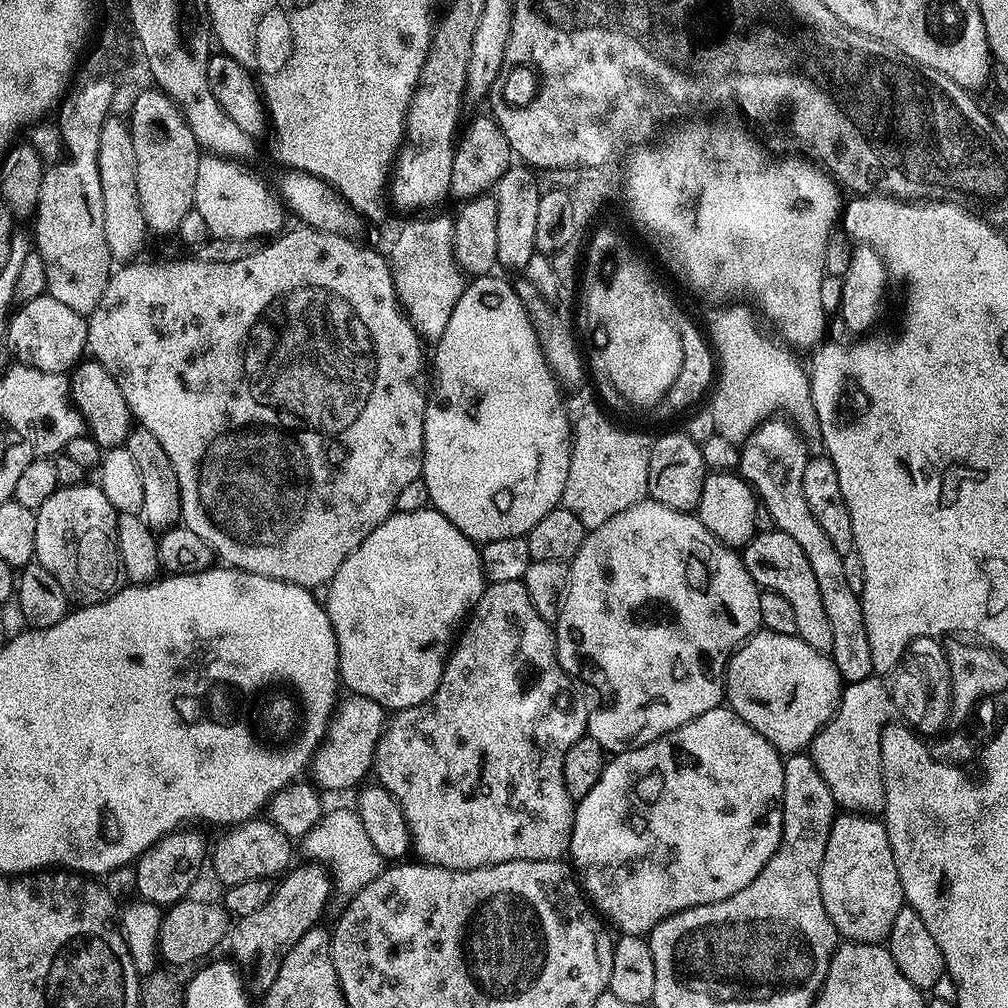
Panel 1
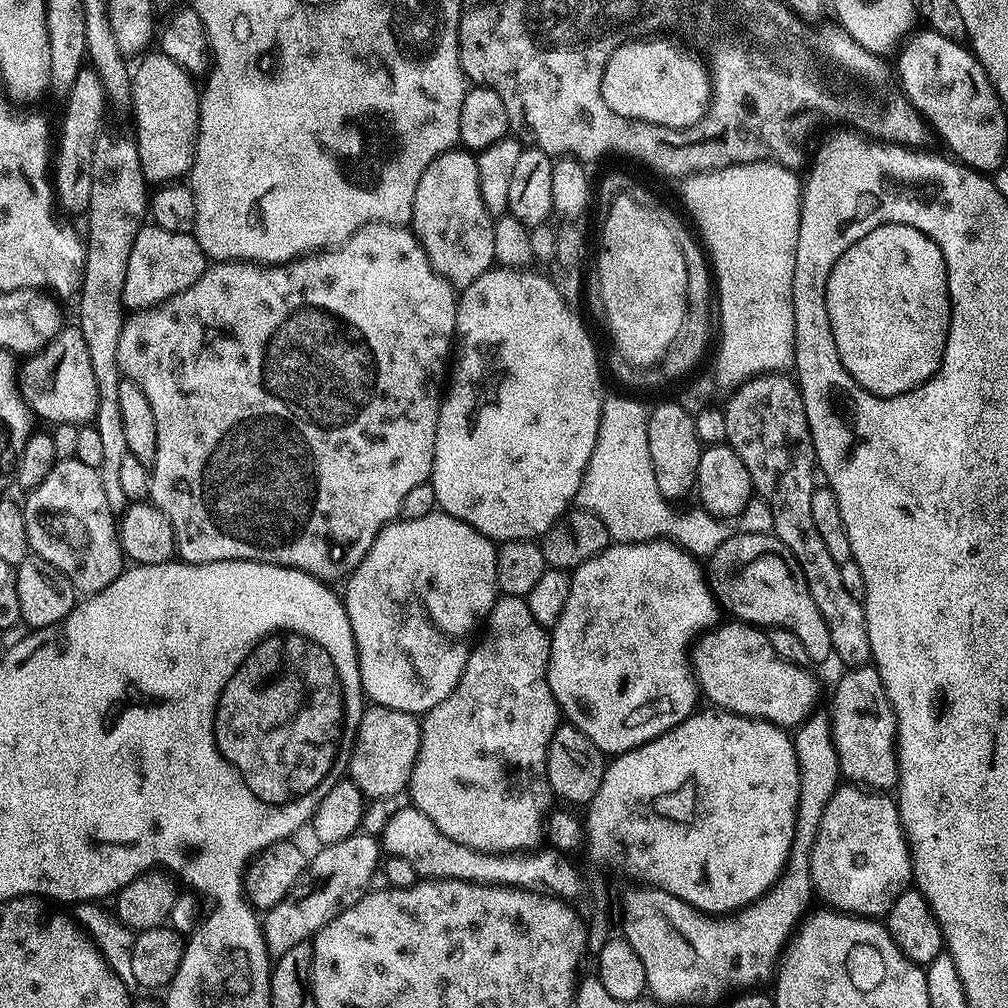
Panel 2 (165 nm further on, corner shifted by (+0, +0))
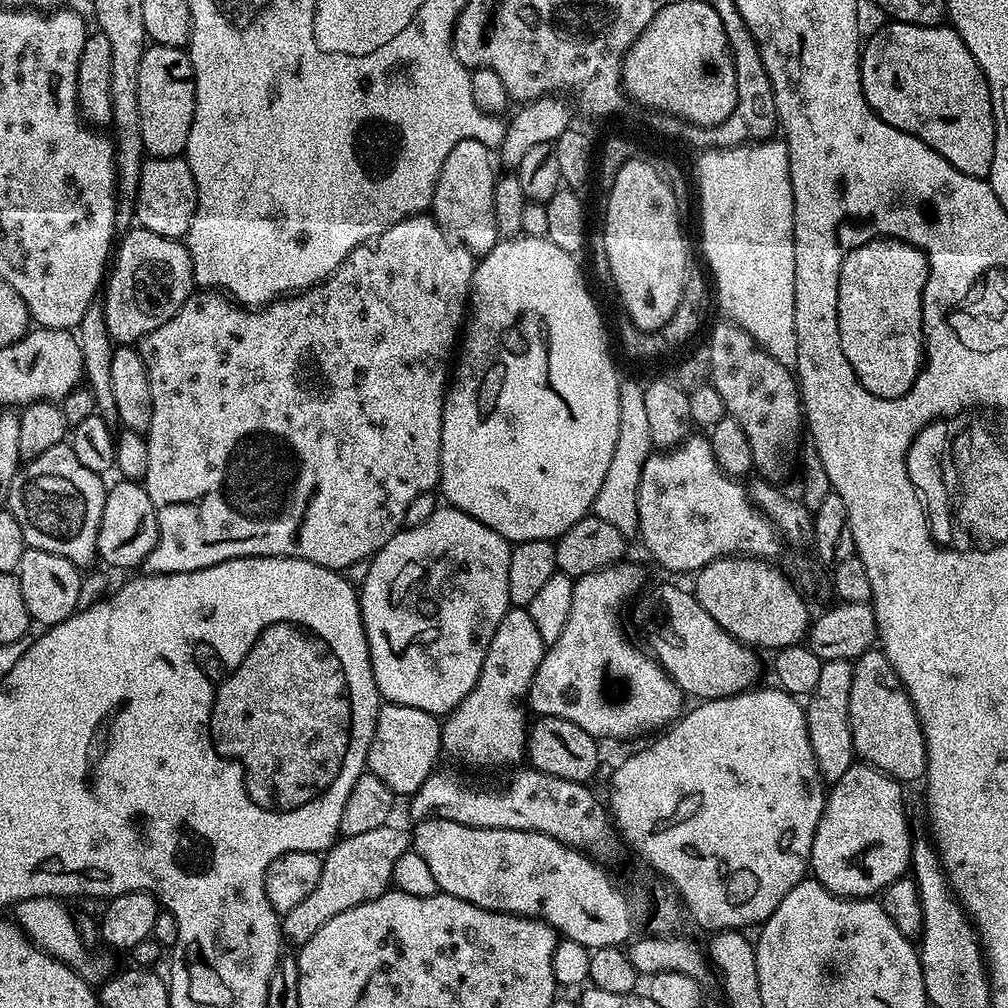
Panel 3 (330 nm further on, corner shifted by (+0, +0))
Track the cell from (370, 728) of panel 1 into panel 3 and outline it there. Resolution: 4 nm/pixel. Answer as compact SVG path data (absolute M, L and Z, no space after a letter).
M381 703L376 719L374 738L368 751L367 771L374 773L397 797L411 797L418 791L422 782L437 771L436 759L441 759L440 730L442 724L431 712L402 706L401 704Z

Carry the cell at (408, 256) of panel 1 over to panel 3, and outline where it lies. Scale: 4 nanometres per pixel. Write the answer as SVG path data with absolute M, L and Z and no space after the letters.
M480 140L458 142L458 146L454 146L454 150L450 150L450 154L446 154L446 158L442 162L442 170L438 174L430 209L436 223L448 233L449 237L463 244L465 248L469 248L473 257L476 258L485 256L498 239L494 216L494 188L498 172L492 169L492 160L494 164L493 149L482 146Z

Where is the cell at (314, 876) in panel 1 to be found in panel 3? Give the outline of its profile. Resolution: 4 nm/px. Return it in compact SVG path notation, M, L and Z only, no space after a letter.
M395 823L383 824L378 830L370 830L367 834L354 834L337 839L323 857L322 878L318 878L318 886L303 902L298 902L294 910L283 913L282 936L285 941L293 940L296 946L304 944L330 918L358 906L362 902L370 902L383 892L393 887L392 875L396 872L396 863L410 848L410 836L407 831L395 828Z

